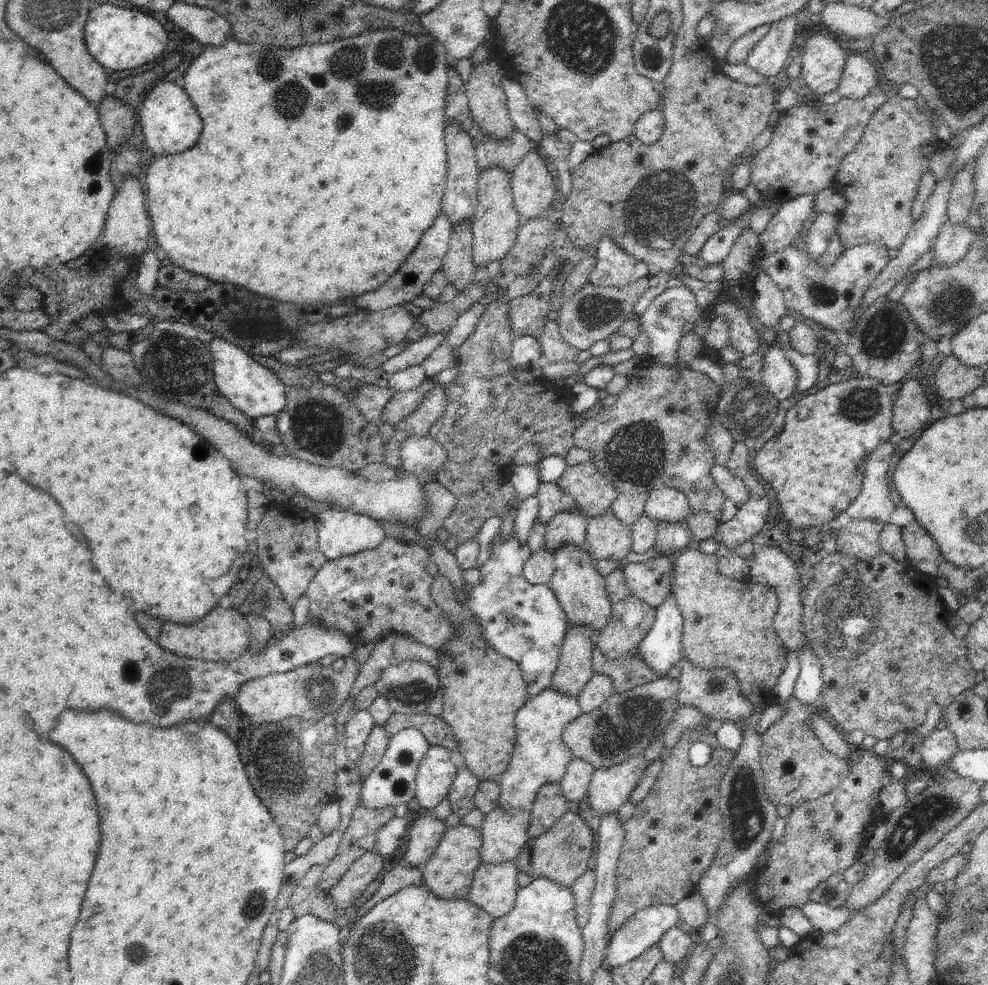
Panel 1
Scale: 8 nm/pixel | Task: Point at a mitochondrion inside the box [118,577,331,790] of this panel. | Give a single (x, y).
(167, 690)

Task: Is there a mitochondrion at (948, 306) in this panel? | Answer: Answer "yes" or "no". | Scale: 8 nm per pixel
yes

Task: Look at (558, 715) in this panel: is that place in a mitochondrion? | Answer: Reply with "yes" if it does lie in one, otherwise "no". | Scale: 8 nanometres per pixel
no

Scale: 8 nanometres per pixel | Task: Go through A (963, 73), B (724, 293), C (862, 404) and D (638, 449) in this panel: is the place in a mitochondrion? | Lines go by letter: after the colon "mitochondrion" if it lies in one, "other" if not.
A: mitochondrion
B: other
C: mitochondrion
D: mitochondrion

